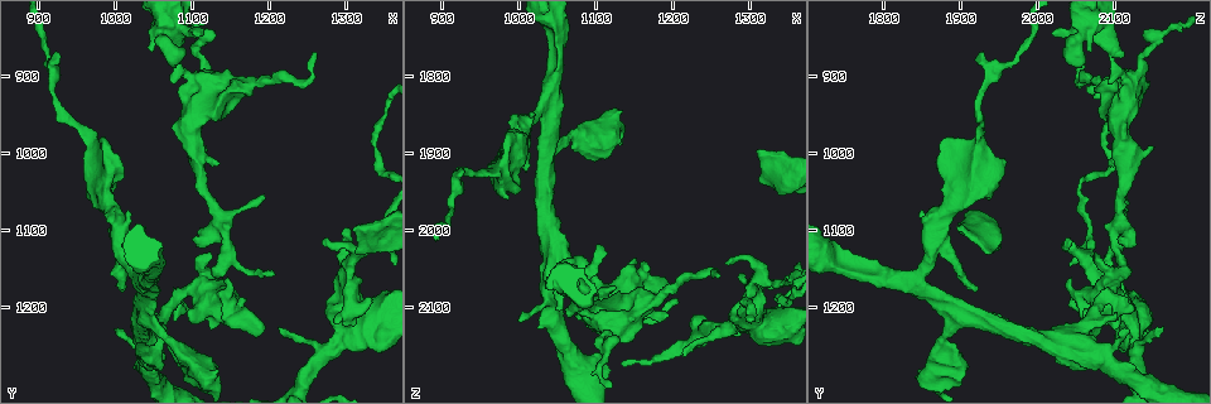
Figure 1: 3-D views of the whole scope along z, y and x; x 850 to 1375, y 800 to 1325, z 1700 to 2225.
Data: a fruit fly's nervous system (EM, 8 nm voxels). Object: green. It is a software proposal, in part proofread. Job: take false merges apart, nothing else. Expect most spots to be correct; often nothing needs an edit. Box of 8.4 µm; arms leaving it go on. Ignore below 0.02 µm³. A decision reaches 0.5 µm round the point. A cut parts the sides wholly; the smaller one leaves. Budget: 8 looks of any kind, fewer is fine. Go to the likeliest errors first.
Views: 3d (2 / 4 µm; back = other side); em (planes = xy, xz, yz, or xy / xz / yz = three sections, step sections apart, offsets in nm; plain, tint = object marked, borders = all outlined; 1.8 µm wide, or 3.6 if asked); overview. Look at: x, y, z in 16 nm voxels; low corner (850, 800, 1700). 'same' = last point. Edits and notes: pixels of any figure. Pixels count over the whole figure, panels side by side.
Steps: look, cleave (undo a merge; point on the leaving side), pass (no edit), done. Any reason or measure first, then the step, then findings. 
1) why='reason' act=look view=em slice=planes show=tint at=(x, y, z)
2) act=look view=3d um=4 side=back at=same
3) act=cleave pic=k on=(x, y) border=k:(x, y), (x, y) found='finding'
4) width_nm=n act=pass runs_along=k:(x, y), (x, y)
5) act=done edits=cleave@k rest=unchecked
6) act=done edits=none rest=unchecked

why='sudden change in width' act=look view=3d um=4 at=(1070, 840, 2065)

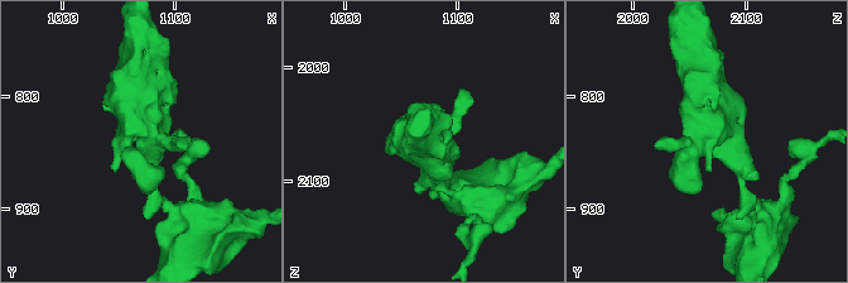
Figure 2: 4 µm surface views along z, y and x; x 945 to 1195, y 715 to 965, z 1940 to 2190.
why='now the EM' act=look view=em slice=planes show=tint at=(1066, 838, 2070)

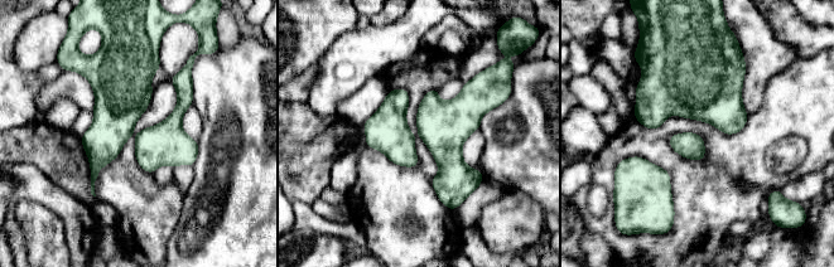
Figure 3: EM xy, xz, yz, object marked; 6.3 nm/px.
width_nm=170 act=pass found='continuous, no second neuron'

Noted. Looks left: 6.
why='thick turns thin' act=look view=3d um=4 side=back at=(1110, 1170, 2095)

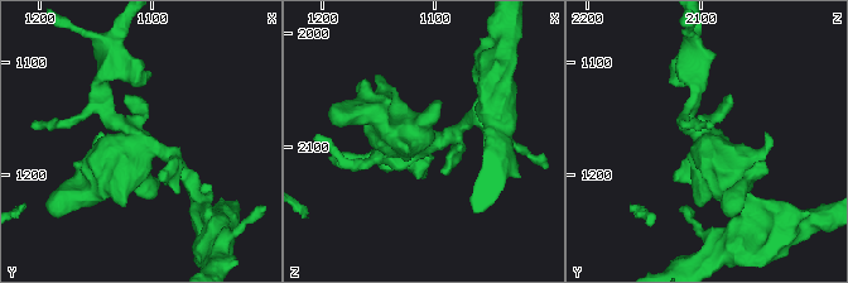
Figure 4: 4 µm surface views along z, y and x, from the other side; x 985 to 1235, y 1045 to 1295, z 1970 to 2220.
why='shape alone is not enough' act=look view=em um=3.6 slice=xy step=16 show=borders at=(1110, 1172, 2094)

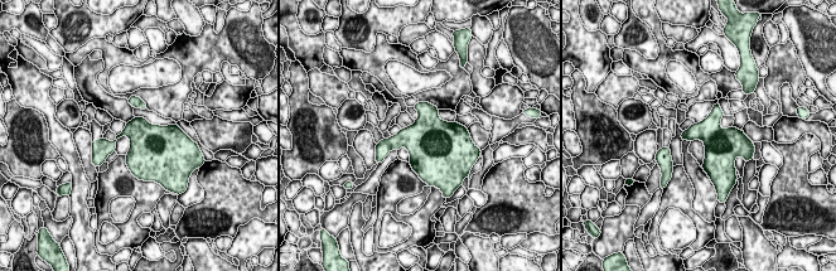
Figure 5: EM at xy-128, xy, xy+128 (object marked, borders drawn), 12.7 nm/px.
why='another direction' act=look view=em um=3.6 slice=planes show=borders at=same

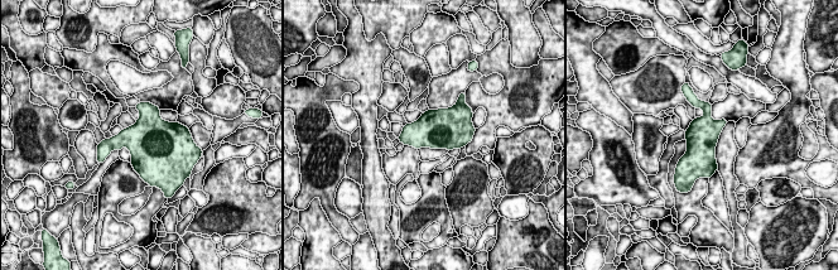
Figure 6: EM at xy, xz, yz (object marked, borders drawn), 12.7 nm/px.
width_nm=420 act=pass found='continuous, no second neuron'

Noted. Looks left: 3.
why='sharp bend' act=look view=3d um=4 at=(1310, 1225, 2120)

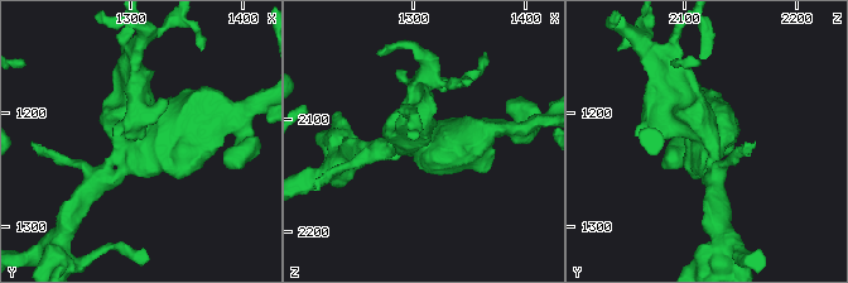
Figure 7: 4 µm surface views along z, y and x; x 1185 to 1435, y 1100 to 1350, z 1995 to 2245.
why='need the tissue' act=look view=em slice=yz step=8 show=plain at=(1312, 1228, 2122)

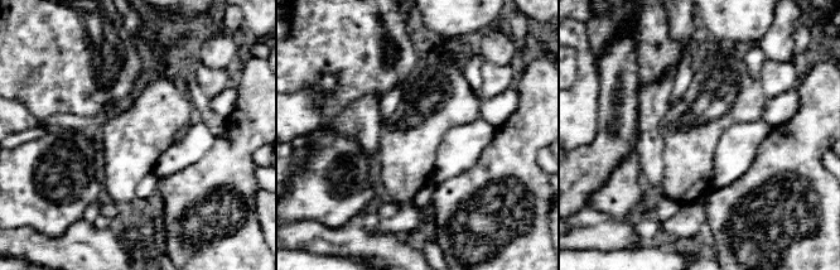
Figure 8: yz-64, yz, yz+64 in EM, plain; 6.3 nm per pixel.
act=look view=em slice=yz step=8 show=tint at=same

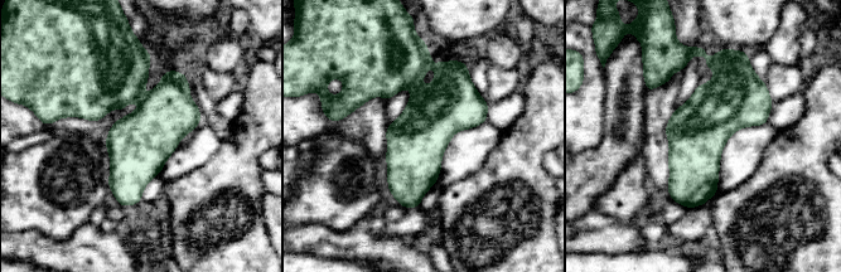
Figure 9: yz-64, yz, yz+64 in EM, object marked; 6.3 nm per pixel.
width_nm=380 act=pass found='one neuron here'

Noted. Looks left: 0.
act=done edits=none rest=unchecked

